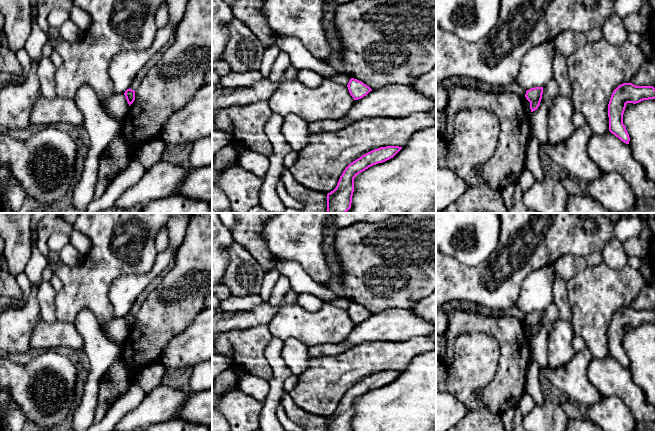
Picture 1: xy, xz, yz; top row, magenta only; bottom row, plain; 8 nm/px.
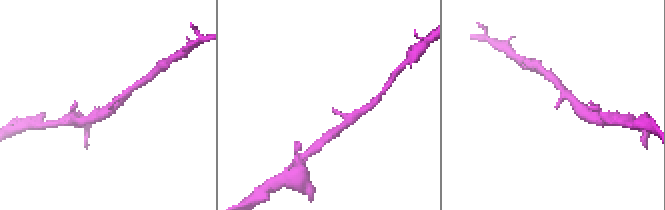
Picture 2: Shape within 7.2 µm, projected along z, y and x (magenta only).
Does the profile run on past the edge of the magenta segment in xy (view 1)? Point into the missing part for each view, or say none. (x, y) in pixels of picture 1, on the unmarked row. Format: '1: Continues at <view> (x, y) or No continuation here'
1: No continuation here

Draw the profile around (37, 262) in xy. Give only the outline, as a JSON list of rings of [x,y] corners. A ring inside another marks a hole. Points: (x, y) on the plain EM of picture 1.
[[[37,233],[31,234],[31,257],[26,265],[25,273],[34,285],[40,285],[43,281],[42,272],[48,266],[48,258],[43,255],[37,245]]]

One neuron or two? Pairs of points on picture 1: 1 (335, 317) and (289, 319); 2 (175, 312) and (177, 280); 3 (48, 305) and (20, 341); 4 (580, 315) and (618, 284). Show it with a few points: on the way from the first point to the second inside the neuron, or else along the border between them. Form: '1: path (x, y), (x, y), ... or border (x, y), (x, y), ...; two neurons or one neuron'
1: path (324, 319), (300, 319); one neuron
2: path (175, 304), (177, 288); one neuron
3: border (37, 292), (39, 314), (41, 316); two neurons
4: path (589, 306), (605, 290), (609, 290); one neuron

